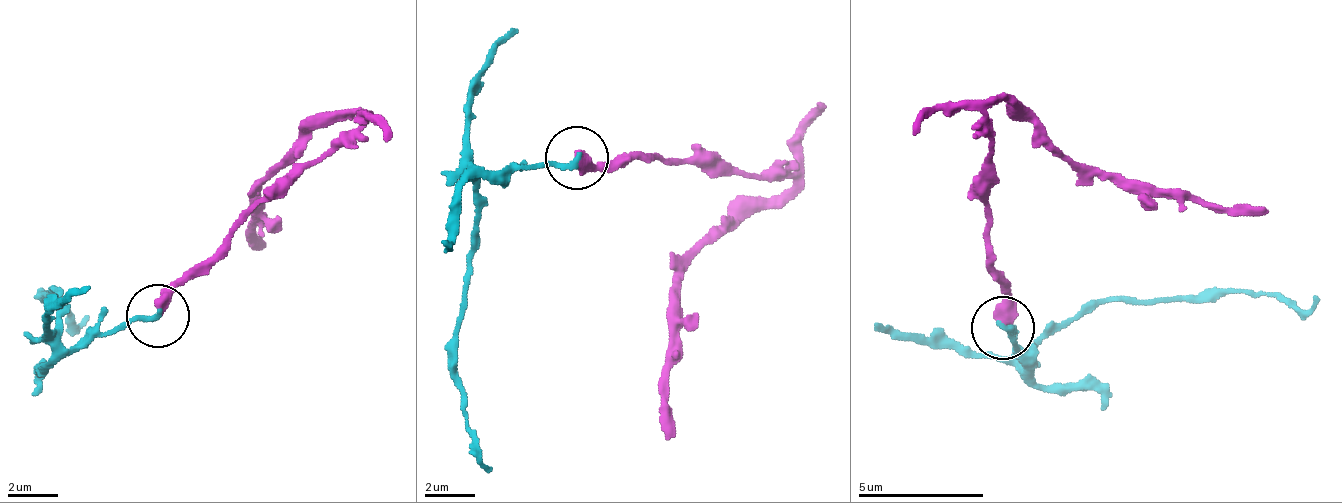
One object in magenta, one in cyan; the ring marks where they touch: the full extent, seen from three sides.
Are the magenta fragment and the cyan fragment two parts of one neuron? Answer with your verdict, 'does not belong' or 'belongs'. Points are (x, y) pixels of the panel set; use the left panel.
does not belong

